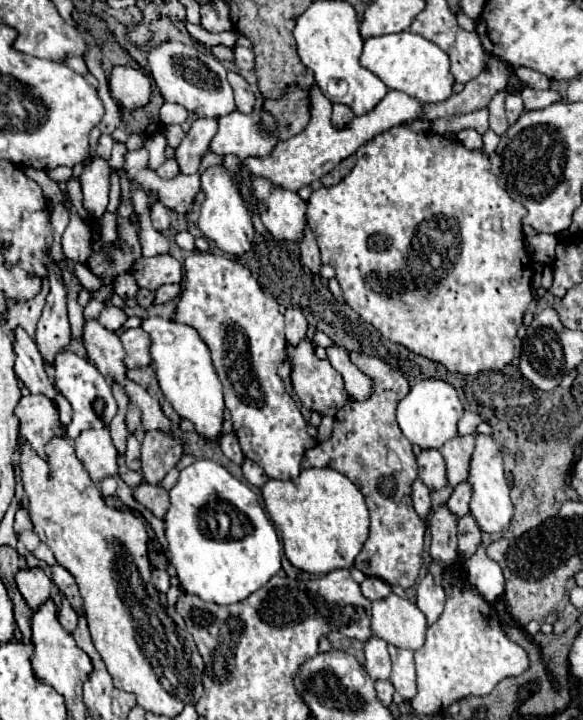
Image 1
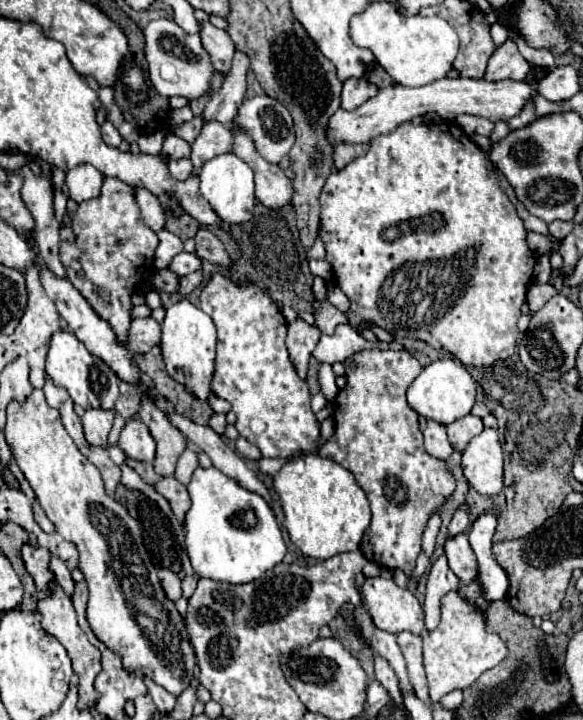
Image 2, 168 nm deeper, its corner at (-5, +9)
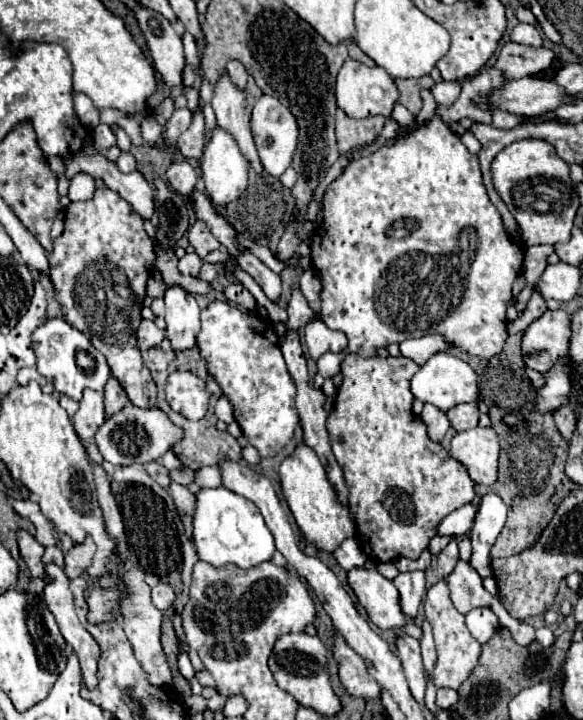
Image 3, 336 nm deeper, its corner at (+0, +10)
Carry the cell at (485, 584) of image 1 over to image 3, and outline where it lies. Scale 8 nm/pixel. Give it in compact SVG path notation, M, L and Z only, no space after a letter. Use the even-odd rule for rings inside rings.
M487 493L481 497L479 513L475 517L473 529L471 529L471 543L473 543L473 557L471 565L481 577L491 577L491 565L489 565L489 551L501 533L507 519L507 505L503 499L495 493Z

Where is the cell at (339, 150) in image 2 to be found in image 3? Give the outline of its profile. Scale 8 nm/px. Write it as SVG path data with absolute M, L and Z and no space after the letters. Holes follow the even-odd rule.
M341 109L335 115L335 129L337 129L337 145L341 153L349 153L355 147L369 145L377 139L385 125L383 115L365 117L365 119L351 119Z

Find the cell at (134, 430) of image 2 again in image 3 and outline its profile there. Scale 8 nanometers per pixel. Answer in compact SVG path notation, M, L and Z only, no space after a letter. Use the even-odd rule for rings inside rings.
M133 403L125 405L119 413L111 415L105 419L105 423L97 429L95 433L95 443L103 455L105 461L117 465L117 467L127 467L133 463L149 463L161 459L167 451L173 449L173 445L183 439L183 429L175 425L165 411L159 407L135 407Z

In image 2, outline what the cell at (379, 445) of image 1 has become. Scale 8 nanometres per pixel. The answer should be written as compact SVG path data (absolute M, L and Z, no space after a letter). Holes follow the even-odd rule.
M374 348L352 354L344 360L344 368L348 384L334 400L334 434L320 446L318 454L348 468L370 500L372 522L360 542L362 554L370 562L388 570L402 570L410 578L420 554L426 518L430 516L430 510L440 510L444 500L454 490L454 478L446 470L446 464L426 454L422 446L422 432L418 428L418 414L414 414L414 410L406 404L406 390L422 372L422 366L406 350Z

